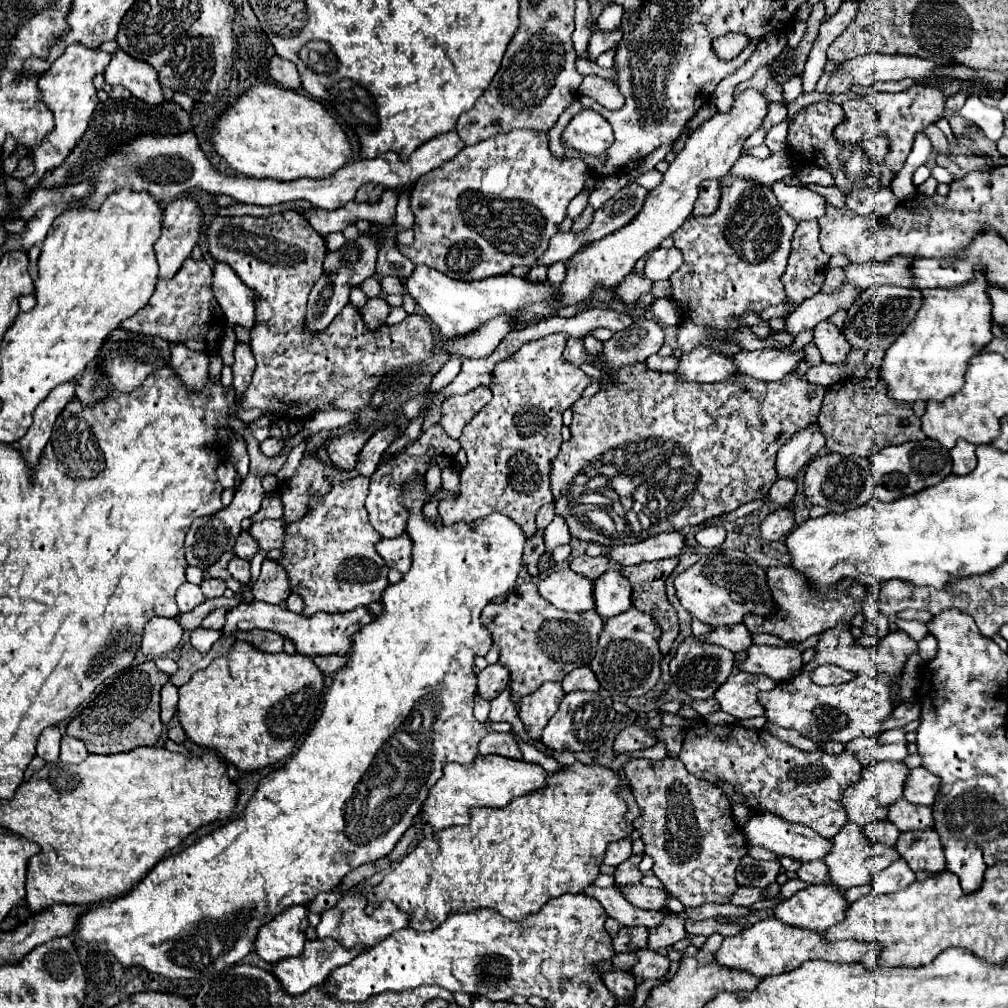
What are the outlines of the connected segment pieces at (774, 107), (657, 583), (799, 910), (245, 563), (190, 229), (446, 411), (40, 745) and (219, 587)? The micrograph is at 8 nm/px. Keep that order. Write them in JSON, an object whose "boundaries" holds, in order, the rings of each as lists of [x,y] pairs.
{"boundaries":[[[[775,102],[775,104],[771,104],[771,106],[769,106],[769,112],[767,112],[765,122],[763,122],[763,128],[765,128],[765,130],[769,130],[769,128],[773,128],[773,126],[781,124],[785,118],[787,118],[787,108],[785,108],[783,104]]],[[[665,558],[665,560],[657,560],[657,562],[647,562],[647,564],[639,564],[639,566],[625,566],[621,568],[621,574],[631,582],[631,588],[633,588],[633,594],[631,594],[631,600],[633,600],[633,606],[637,610],[643,610],[647,614],[651,614],[659,626],[661,626],[661,638],[659,638],[659,648],[663,654],[669,652],[677,632],[679,632],[679,622],[677,622],[677,612],[675,608],[669,604],[667,596],[665,596],[665,580],[667,576],[673,572],[673,568],[677,566],[679,558]]],[[[807,886],[791,898],[779,902],[773,916],[789,926],[825,932],[845,918],[845,898],[833,886]]],[[[237,556],[229,562],[229,572],[231,576],[241,582],[241,584],[247,584],[247,580],[251,580],[251,564],[249,560],[239,560]]],[[[193,196],[177,198],[165,206],[161,238],[155,242],[155,254],[157,254],[157,262],[159,262],[159,278],[175,276],[175,272],[181,268],[185,258],[189,258],[191,250],[197,246],[197,242],[201,238],[201,226],[203,226],[203,210]]],[[[479,386],[463,396],[451,396],[443,402],[443,416],[439,424],[451,438],[459,438],[463,426],[491,400],[491,390]]],[[[47,728],[37,742],[37,756],[45,762],[55,762],[59,758],[59,740],[61,732],[57,728]]],[[[205,578],[201,582],[201,590],[205,594],[205,598],[217,598],[217,596],[223,596],[223,590],[227,588],[225,580],[221,578]]]]}

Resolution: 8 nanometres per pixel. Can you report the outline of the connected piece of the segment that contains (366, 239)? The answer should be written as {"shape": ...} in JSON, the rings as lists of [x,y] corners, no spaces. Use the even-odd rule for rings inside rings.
{"shape":[[[363,232],[357,240],[347,240],[337,252],[327,252],[325,264],[323,264],[323,276],[315,282],[309,302],[307,302],[307,326],[313,332],[325,330],[333,318],[341,312],[341,308],[349,300],[349,290],[351,286],[359,286],[361,280],[369,278],[375,274],[375,262],[377,262],[377,244],[371,232]]]}

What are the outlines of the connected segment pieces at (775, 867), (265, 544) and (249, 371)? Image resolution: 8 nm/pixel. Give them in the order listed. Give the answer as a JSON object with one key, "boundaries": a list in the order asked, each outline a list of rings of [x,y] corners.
{"boundaries":[[[[745,856],[737,868],[737,884],[763,888],[775,882],[779,870],[779,860],[755,860],[751,856]]],[[[283,518],[279,520],[261,520],[255,522],[249,528],[249,534],[259,542],[261,550],[273,550],[283,546],[283,536],[285,536],[287,522]]],[[[237,342],[235,362],[233,362],[231,370],[233,370],[233,386],[237,390],[237,396],[241,396],[241,392],[251,382],[251,376],[253,376],[253,370],[255,370],[255,358],[253,358],[253,352],[251,352],[249,344]]]]}

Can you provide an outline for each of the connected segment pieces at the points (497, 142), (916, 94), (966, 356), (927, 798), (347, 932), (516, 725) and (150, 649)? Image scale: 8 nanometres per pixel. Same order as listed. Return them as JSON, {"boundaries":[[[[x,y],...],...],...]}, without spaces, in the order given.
{"boundaries":[[[[513,130],[509,134],[497,134],[491,136],[475,146],[465,146],[463,152],[459,152],[455,156],[455,160],[449,160],[447,164],[423,174],[417,182],[415,182],[415,190],[411,194],[411,208],[415,214],[415,224],[413,224],[413,232],[415,232],[415,242],[411,246],[399,246],[399,250],[415,264],[427,264],[455,280],[483,280],[487,276],[497,276],[503,272],[509,272],[511,268],[523,266],[523,268],[533,268],[535,260],[539,260],[539,256],[543,256],[543,252],[549,246],[551,236],[555,236],[559,232],[559,224],[565,220],[567,216],[567,204],[583,190],[585,186],[585,178],[587,178],[587,166],[579,160],[579,158],[555,158],[551,156],[549,148],[547,148],[547,134],[545,132],[533,132],[533,130]]],[[[919,84],[913,86],[905,92],[899,94],[883,94],[877,92],[873,96],[863,96],[863,98],[855,98],[855,100],[845,100],[841,104],[843,112],[845,112],[845,120],[841,126],[851,126],[851,128],[861,128],[863,132],[863,140],[874,139],[883,135],[889,140],[889,152],[885,156],[885,166],[891,168],[893,172],[899,172],[913,148],[913,140],[915,134],[925,130],[929,124],[935,124],[945,110],[945,94],[931,86],[931,84]]],[[[977,276],[971,284],[961,288],[931,288],[923,292],[923,306],[919,308],[915,320],[909,328],[887,348],[883,366],[879,370],[879,378],[887,388],[887,398],[897,404],[911,406],[913,402],[943,402],[945,398],[959,392],[963,386],[963,376],[967,372],[969,360],[977,356],[991,340],[991,302],[987,296],[987,282],[983,276]]],[[[913,768],[905,780],[903,798],[911,804],[923,804],[931,806],[935,800],[935,794],[939,792],[939,778],[925,768]]],[[[345,895],[337,902],[335,908],[327,910],[321,914],[321,922],[317,926],[317,938],[325,940],[325,938],[333,938],[339,944],[343,944],[343,948],[355,948],[355,946],[373,946],[379,940],[383,940],[385,936],[401,930],[407,926],[407,914],[403,914],[401,910],[395,908],[395,904],[391,902],[383,902],[375,908],[375,912],[371,916],[367,916],[363,912],[363,908],[367,906],[366,896],[360,895]]],[[[507,688],[507,690],[503,690],[495,700],[491,700],[491,710],[489,710],[487,720],[483,722],[483,728],[485,728],[485,730],[491,730],[493,724],[505,720],[505,722],[509,722],[509,724],[513,726],[513,730],[515,730],[515,734],[517,734],[519,738],[523,738],[527,744],[535,746],[539,752],[543,752],[545,756],[551,758],[551,752],[553,752],[553,750],[549,750],[549,748],[543,744],[543,740],[533,740],[531,736],[527,736],[525,724],[523,724],[523,722],[519,720],[519,716],[515,716],[515,714],[517,714],[517,710],[515,710],[513,702],[509,700],[509,688]]],[[[153,618],[145,626],[141,652],[153,658],[169,654],[181,644],[183,632],[185,630],[181,624],[177,624],[177,618]]]]}

